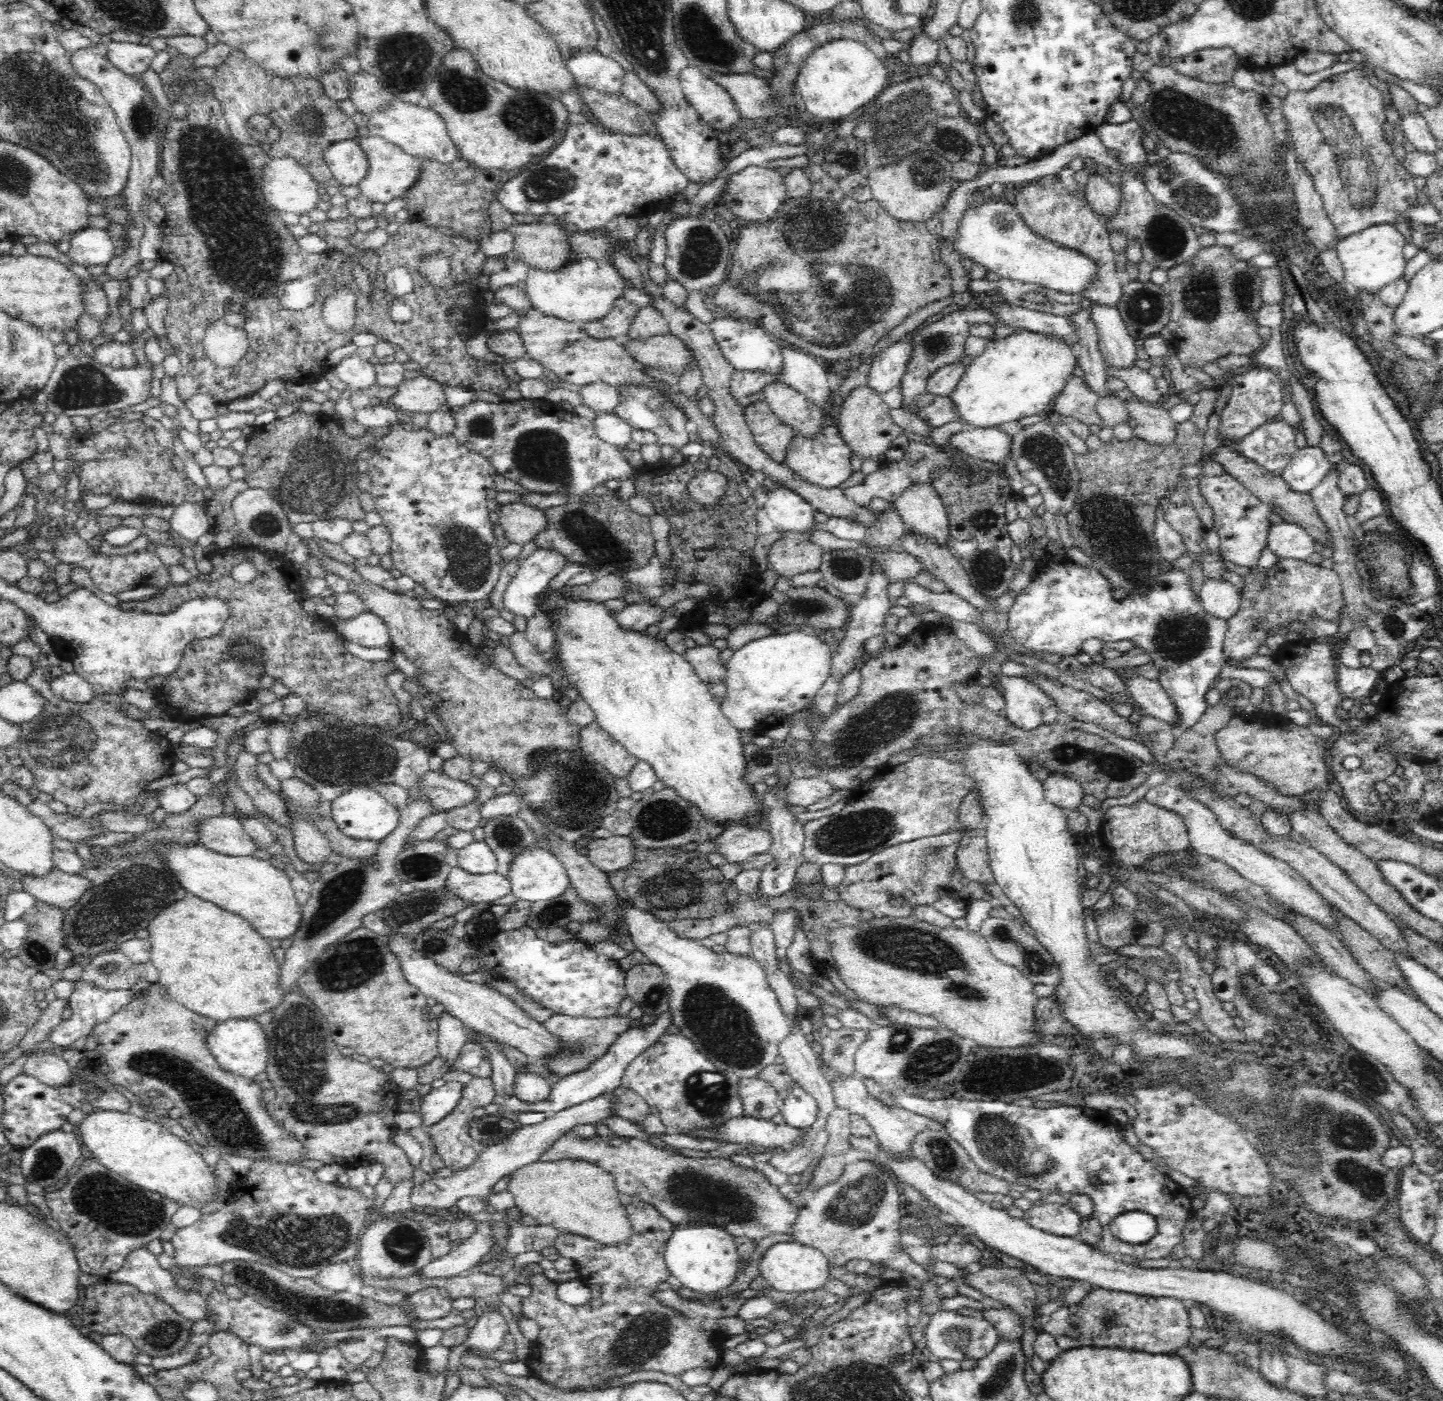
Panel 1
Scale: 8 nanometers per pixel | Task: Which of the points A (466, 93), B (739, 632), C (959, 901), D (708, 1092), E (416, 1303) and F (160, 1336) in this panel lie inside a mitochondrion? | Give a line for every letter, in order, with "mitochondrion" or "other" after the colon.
A: mitochondrion
B: other
C: other
D: mitochondrion
E: other
F: mitochondrion

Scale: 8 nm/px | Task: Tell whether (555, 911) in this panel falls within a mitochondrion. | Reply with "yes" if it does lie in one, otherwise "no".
yes

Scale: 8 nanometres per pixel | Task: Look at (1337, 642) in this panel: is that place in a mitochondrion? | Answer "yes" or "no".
no

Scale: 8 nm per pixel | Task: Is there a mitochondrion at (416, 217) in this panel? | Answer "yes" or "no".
no

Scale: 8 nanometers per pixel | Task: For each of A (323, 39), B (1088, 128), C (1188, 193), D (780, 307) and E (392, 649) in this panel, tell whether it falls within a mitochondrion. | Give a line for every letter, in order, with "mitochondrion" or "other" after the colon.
A: mitochondrion
B: other
C: mitochondrion
D: other
E: other

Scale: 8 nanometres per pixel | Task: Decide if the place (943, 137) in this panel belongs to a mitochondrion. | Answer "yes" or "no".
yes

